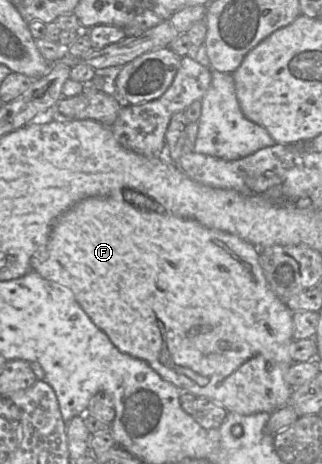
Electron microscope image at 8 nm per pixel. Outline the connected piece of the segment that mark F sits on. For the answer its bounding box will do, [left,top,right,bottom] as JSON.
[30,196,294,415]

